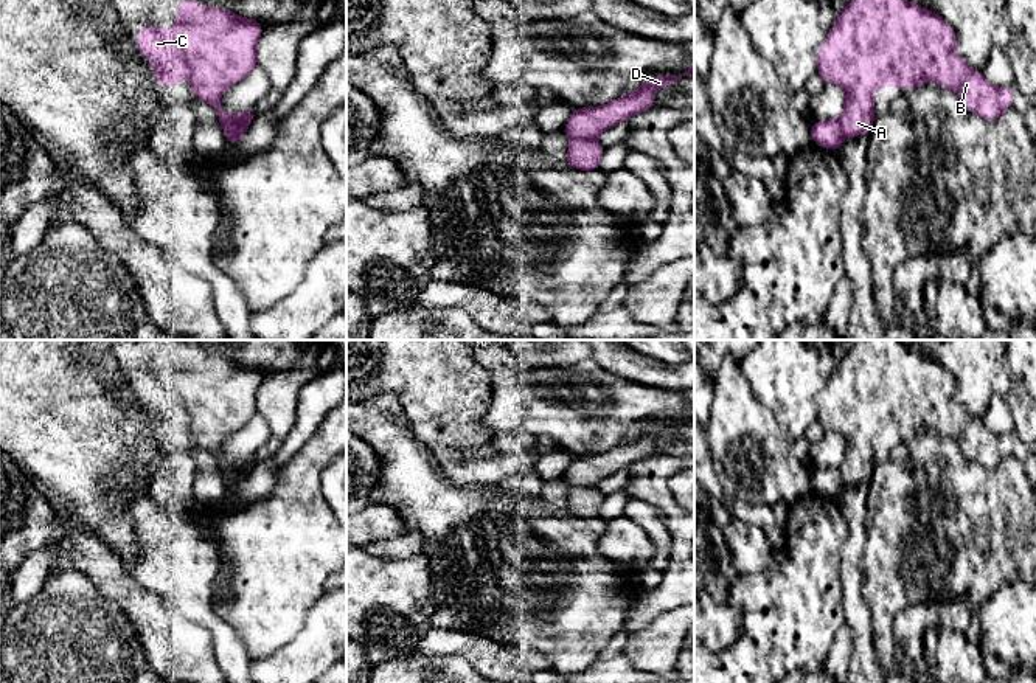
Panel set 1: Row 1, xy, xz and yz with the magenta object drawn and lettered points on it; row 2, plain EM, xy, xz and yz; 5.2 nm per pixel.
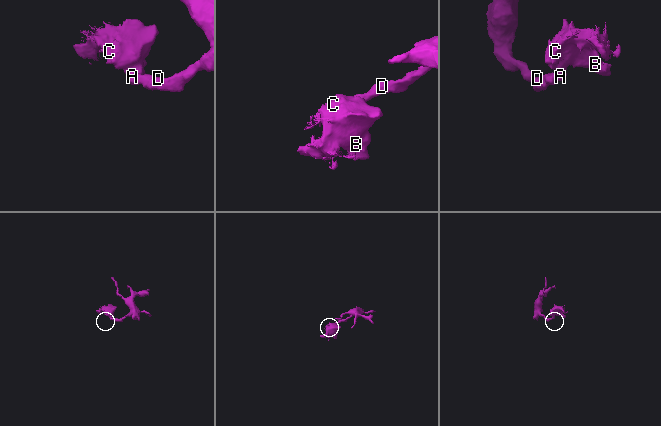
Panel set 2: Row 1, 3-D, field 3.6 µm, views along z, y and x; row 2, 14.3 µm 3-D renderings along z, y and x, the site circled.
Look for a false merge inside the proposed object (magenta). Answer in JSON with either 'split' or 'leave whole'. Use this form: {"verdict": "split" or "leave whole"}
{"verdict": "split"}

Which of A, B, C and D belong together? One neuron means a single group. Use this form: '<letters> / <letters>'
A B C / D

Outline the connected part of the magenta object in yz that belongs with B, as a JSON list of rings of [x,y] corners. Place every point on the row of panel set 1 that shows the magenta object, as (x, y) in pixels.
[[[851,0],[845,5],[826,39],[817,48],[817,75],[823,84],[837,84],[845,92],[845,106],[839,118],[845,138],[870,135],[876,116],[873,110],[874,95],[885,85],[915,90],[926,81],[932,81],[941,88],[954,90],[969,113],[975,113],[986,121],[996,121],[1010,110],[1016,93],[1014,85],[996,87],[989,84],[982,71],[972,70],[963,56],[955,51],[955,43],[957,33],[946,20],[909,0]]]

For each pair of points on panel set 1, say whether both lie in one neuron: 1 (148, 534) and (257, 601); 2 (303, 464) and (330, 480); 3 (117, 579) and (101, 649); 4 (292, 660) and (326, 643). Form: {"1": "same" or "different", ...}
{"1": "different", "2": "different", "3": "different", "4": "same"}

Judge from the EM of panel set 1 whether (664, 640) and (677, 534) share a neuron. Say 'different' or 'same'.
different

